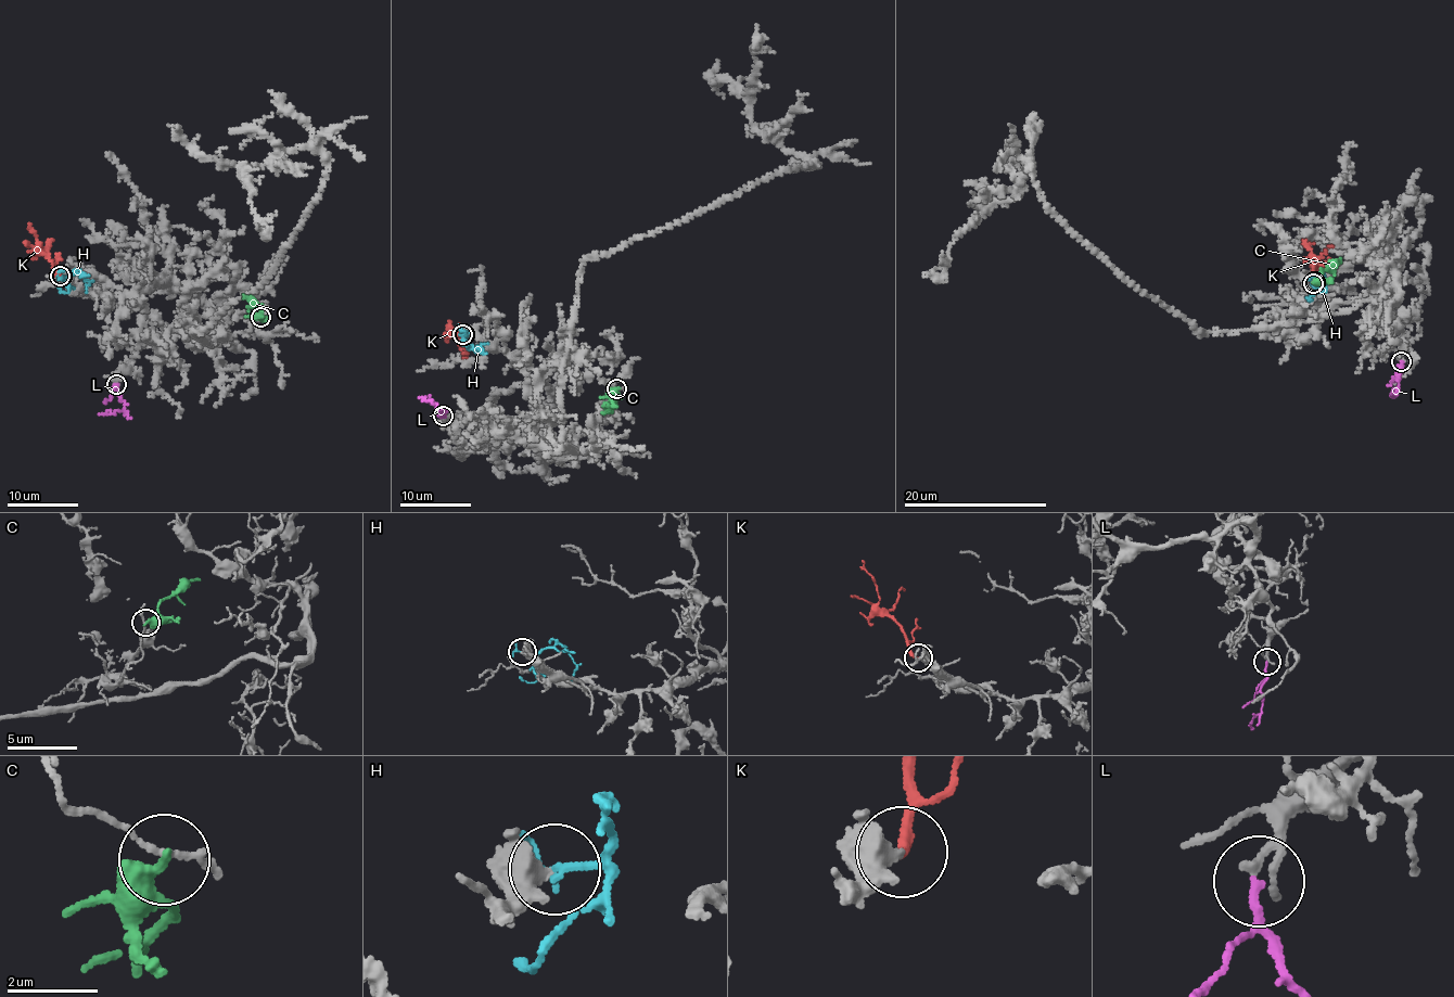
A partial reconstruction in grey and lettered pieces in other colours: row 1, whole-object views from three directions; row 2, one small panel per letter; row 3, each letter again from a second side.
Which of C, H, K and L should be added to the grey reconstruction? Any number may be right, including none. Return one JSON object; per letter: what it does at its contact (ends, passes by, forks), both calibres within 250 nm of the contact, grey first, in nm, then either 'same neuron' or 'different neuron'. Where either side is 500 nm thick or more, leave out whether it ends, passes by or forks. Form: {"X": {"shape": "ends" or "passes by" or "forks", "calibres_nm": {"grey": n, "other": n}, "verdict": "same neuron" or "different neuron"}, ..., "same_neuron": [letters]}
{"C": {"shape": "ends", "calibres_nm": {"grey": 120, "other": 380}, "verdict": "different neuron"}, "H": {"shape": "passes by", "calibres_nm": {"grey": 320, "other": 140}, "verdict": "different neuron"}, "K": {"shape": "ends", "calibres_nm": {"grey": 340, "other": 200}, "verdict": "same neuron"}, "L": {"shape": "passes by", "calibres_nm": {"grey": 150, "other": 130}, "verdict": "same neuron"}, "same_neuron": ["K", "L"]}

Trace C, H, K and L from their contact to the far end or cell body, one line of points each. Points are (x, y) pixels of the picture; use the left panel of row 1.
C: (260, 316), (260, 308), (242, 295)
H: (60, 276), (81, 272), (88, 281), (85, 291)
K: (60, 276), (30, 225)
L: (116, 383), (125, 409), (100, 413)

